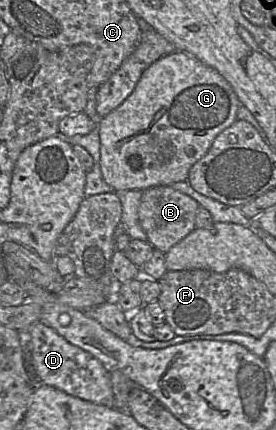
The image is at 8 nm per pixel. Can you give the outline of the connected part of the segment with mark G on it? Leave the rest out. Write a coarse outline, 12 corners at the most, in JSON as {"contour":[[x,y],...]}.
{"contour":[[175,51],[98,123],[115,191],[187,181],[237,120],[226,79]]}

